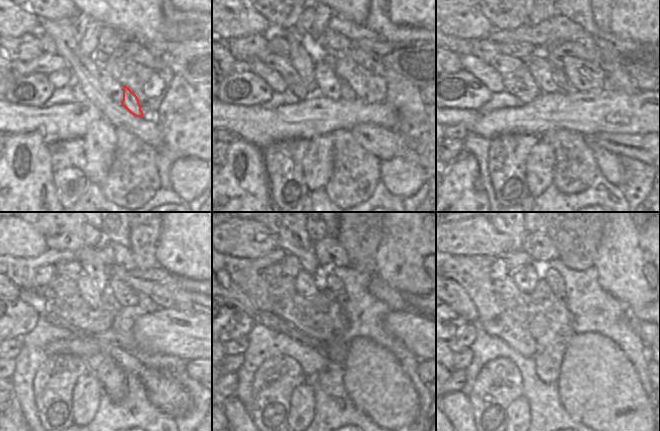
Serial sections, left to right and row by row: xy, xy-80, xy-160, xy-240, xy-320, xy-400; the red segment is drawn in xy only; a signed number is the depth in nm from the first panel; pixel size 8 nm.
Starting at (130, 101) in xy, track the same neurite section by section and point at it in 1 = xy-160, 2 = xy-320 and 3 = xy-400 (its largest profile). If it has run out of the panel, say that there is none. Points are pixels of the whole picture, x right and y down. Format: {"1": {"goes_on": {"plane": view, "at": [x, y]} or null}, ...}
{"1": {"goes_on": {"plane": "xy-160", "at": [559, 76]}}, "2": {"goes_on": {"plane": "xy-320", "at": [293, 237]}}, "3": {"goes_on": {"plane": "xy-400", "at": [517, 232]}}}

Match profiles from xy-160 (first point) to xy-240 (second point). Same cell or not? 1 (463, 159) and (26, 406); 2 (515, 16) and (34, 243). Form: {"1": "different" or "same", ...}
{"1": "different", "2": "different"}

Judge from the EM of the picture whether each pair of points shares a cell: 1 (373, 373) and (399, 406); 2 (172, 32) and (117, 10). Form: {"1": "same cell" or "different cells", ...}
{"1": "same cell", "2": "same cell"}

